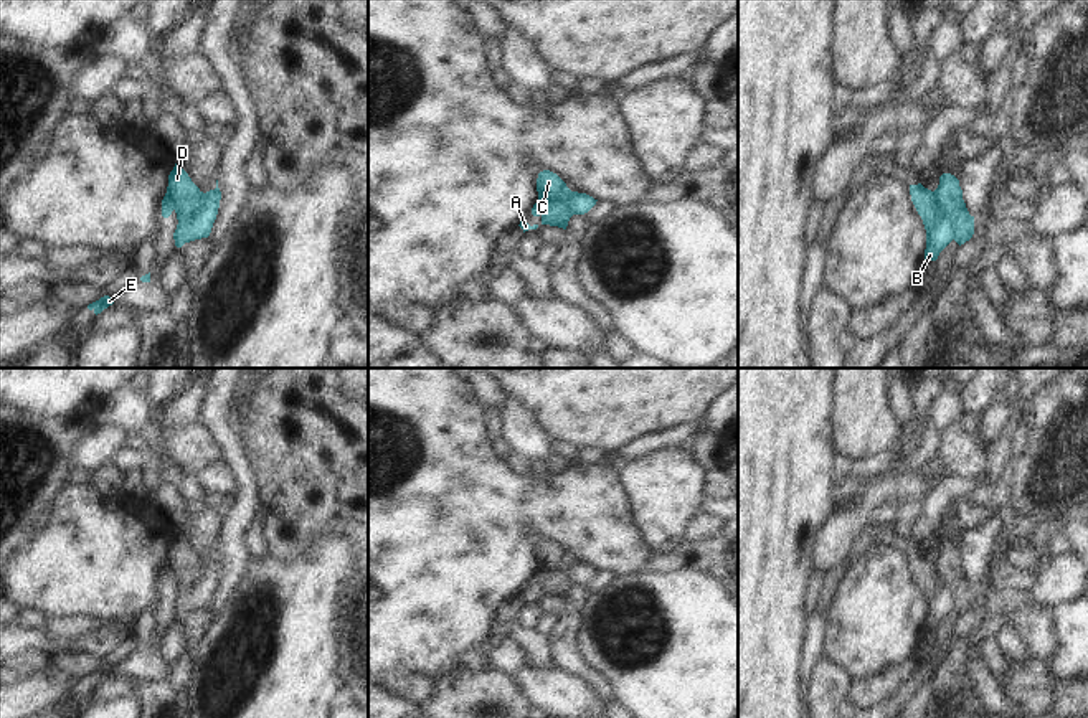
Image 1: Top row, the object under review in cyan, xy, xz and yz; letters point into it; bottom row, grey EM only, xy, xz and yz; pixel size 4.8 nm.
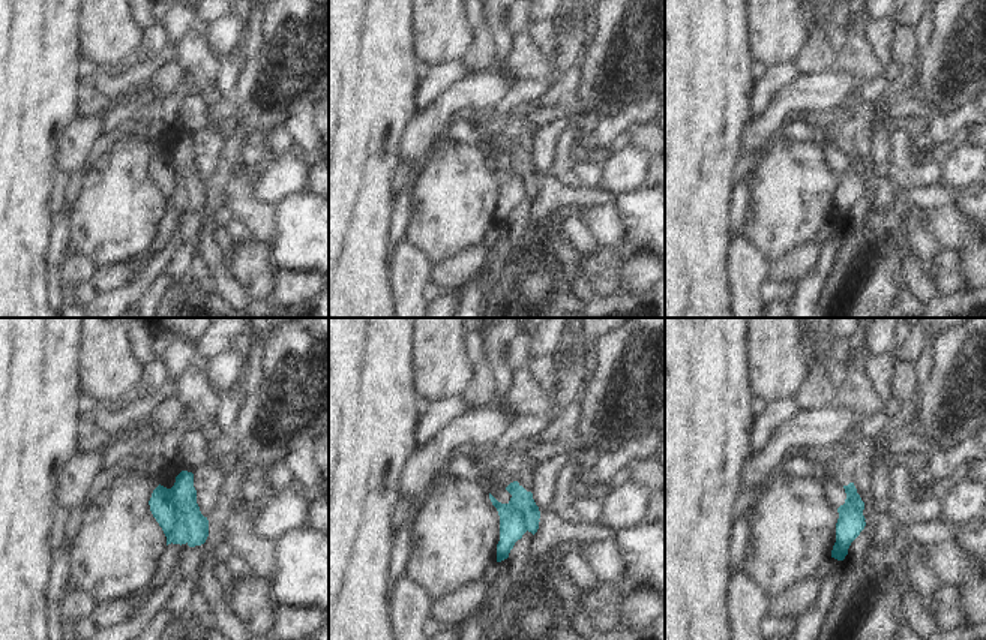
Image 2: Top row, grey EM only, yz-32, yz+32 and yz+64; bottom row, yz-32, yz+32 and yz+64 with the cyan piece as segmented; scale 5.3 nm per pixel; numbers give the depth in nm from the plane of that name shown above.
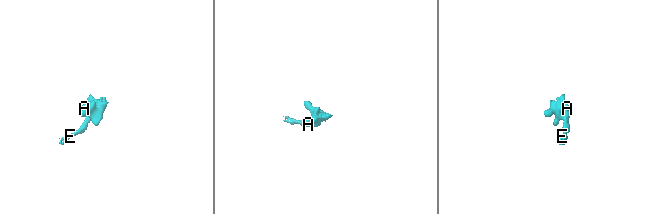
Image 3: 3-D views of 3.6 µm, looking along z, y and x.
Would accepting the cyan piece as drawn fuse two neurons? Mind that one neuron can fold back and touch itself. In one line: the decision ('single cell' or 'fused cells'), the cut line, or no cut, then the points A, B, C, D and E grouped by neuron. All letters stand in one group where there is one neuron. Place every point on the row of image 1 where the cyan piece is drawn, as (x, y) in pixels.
single cell | no cut | A B C D E

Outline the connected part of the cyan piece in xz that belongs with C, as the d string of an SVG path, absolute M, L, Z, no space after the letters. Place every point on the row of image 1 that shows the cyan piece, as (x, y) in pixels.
M543 170L537 178L538 201L532 208L533 216L542 218L542 224L566 229L573 215L588 213L598 200L586 193L571 191L553 172Z

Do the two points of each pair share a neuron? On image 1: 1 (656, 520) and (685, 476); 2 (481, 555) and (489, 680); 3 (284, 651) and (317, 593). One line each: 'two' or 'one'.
1: one
2: two
3: one

